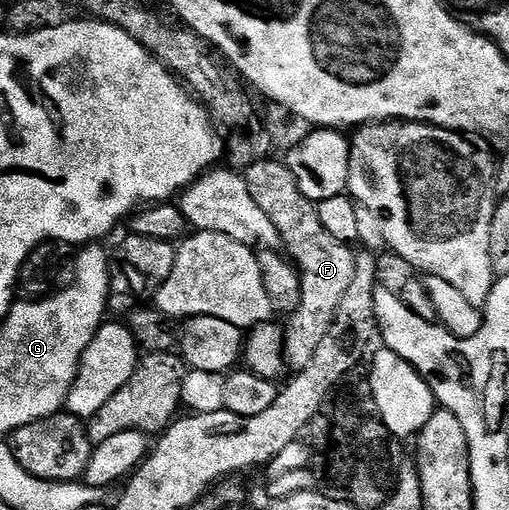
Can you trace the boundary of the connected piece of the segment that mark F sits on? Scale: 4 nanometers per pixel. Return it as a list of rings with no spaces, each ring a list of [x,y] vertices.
[[[272,157],[260,159],[245,168],[244,180],[250,197],[278,229],[281,244],[301,275],[299,305],[289,314],[282,333],[285,364],[297,371],[313,360],[315,349],[329,328],[343,294],[350,287],[354,279],[356,254],[349,244],[338,242],[326,232],[318,220],[315,204],[298,189],[287,164],[283,160],[274,160]]]

